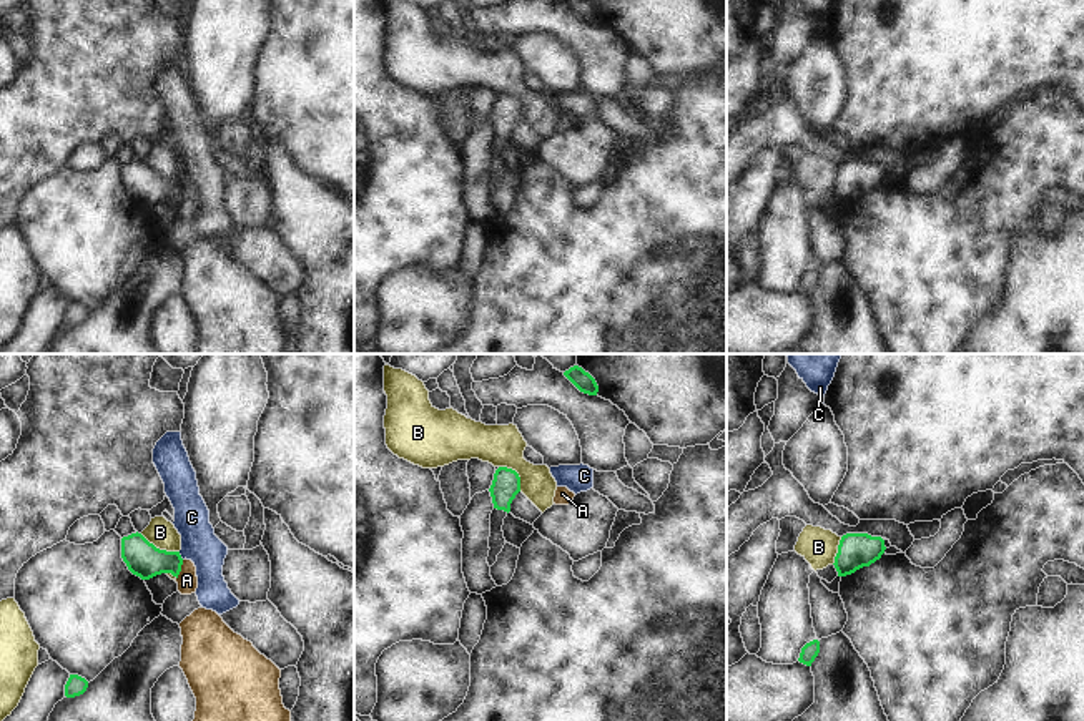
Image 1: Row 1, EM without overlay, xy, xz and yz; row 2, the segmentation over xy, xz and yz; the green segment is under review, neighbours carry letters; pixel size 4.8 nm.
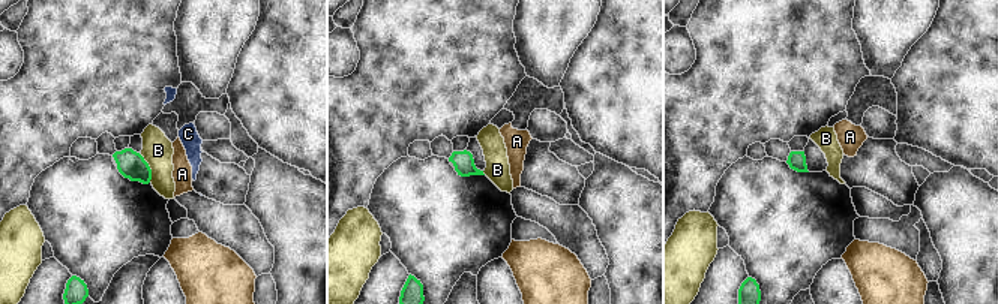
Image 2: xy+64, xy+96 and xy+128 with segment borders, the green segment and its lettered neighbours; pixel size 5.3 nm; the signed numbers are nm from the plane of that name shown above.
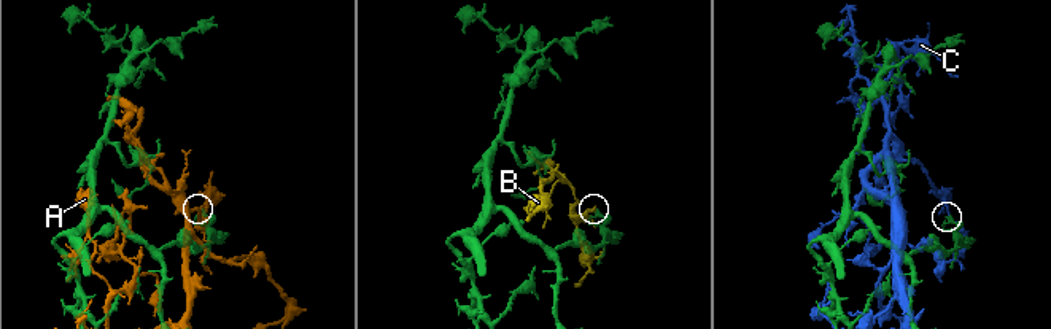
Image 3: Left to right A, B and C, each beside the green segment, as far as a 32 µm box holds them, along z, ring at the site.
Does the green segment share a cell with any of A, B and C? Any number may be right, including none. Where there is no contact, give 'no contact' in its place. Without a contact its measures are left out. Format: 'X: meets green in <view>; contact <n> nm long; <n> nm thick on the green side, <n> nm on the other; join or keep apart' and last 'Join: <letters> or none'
A: meets green in xy; contact 100 nm long; 170 nm thick on the green side, 100 nm on the other; keep apart
B: meets green in xy; contact 220 nm long; 170 nm thick on the green side, 140 nm on the other; keep apart
C: meets green in xy; contact 50 nm long; 170 nm thick on the green side, 180 nm on the other; keep apart
Join: none

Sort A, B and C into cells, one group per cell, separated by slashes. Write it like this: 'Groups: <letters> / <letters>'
Groups: A / B / C

